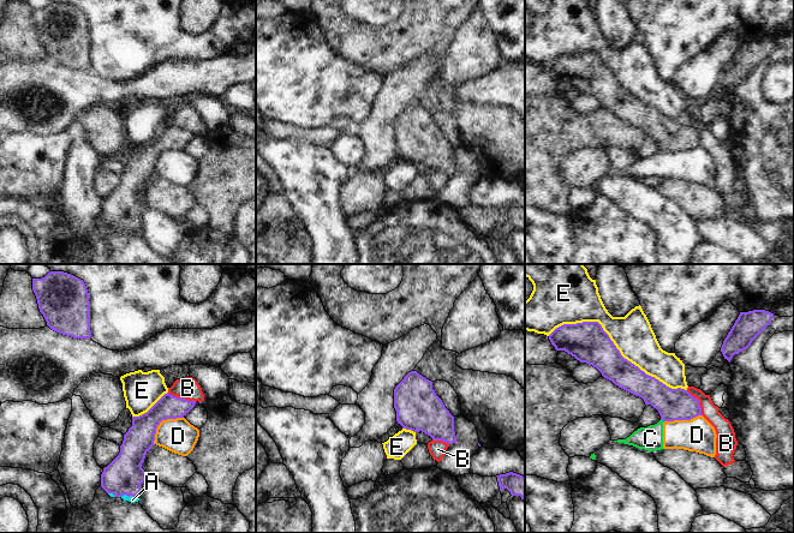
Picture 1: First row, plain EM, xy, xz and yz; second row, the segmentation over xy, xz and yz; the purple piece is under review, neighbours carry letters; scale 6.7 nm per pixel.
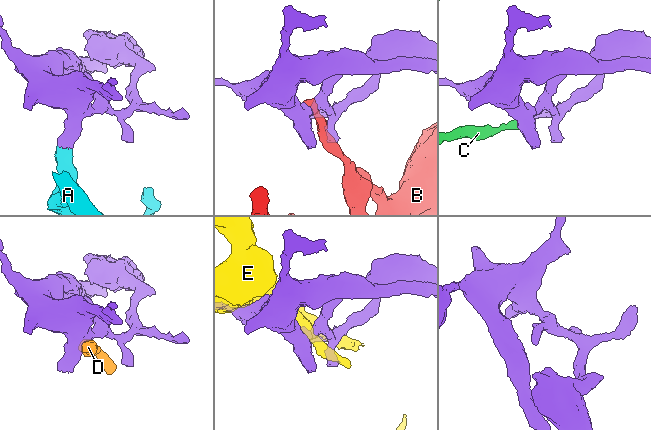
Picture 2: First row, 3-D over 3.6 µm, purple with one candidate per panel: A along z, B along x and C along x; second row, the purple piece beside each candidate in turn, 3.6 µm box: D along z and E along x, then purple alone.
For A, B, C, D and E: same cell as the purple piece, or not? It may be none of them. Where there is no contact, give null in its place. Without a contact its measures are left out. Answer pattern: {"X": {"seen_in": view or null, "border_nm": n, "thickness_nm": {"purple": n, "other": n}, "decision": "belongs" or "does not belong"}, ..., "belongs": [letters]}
{"A": {"seen_in": "xy", "border_nm": 120, "thickness_nm": {"purple": 260, "other": 50}, "decision": "belongs"}, "B": {"seen_in": "xy", "border_nm": 200, "thickness_nm": {"purple": 160, "other": 150}, "decision": "does not belong"}, "C": {"seen_in": "yz", "border_nm": 40, "thickness_nm": {"purple": 200, "other": 170}, "decision": "does not belong"}, "D": {"seen_in": "xy", "border_nm": 280, "thickness_nm": {"purple": 190, "other": 220}, "decision": "does not belong"}, "E": {"seen_in": "yz", "border_nm": 1000, "thickness_nm": {"purple": 280, "other": 280}, "decision": "does not belong"}, "belongs": ["A"]}

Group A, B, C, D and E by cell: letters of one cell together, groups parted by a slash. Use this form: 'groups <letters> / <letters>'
groups A / B / C D / E

